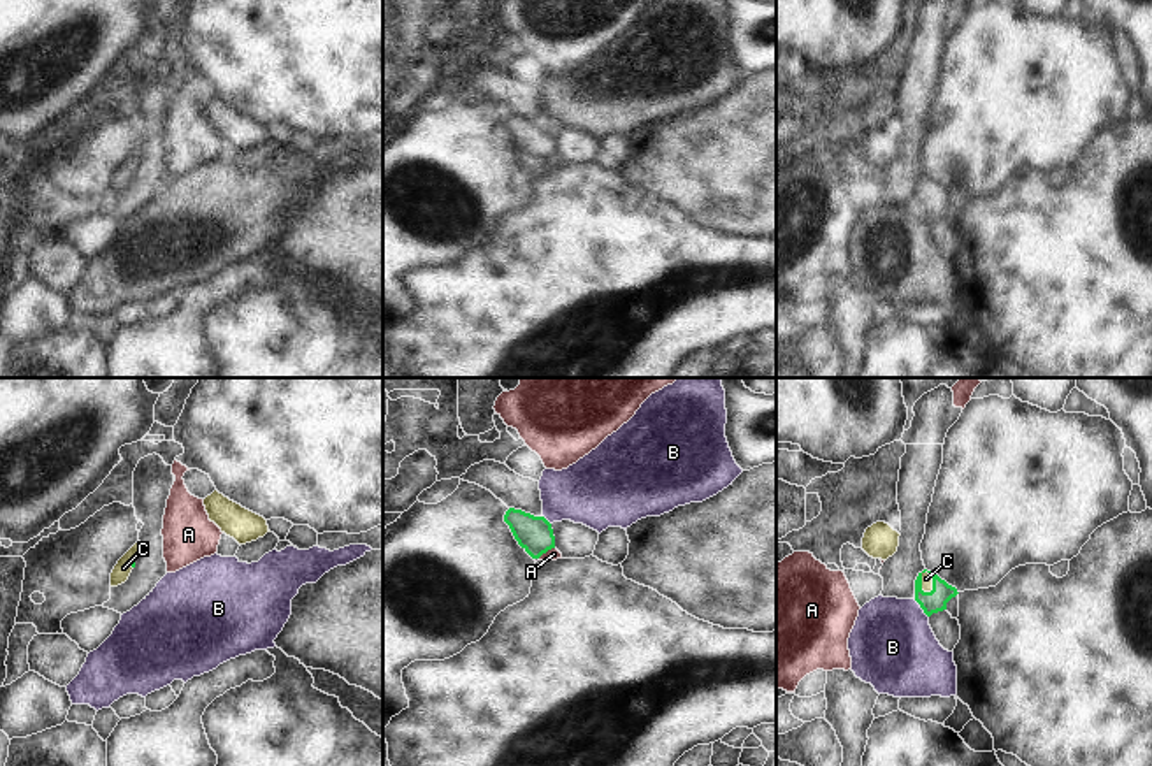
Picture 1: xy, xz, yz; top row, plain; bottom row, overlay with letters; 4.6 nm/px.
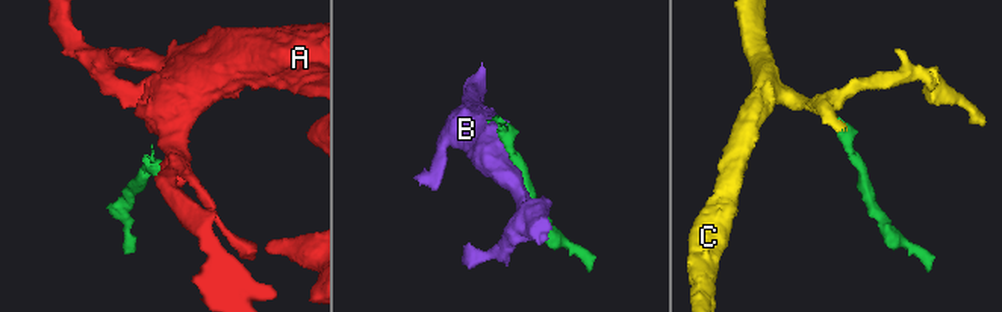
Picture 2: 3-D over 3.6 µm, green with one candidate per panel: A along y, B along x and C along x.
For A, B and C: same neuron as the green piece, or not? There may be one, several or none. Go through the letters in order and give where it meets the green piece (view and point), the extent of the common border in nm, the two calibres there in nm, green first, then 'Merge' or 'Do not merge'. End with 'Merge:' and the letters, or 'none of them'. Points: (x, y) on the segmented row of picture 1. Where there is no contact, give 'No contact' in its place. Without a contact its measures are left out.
A: Touches green at xz (545, 552). Shared border 90 nm. Thickness 160 nm (green) against 60 nm. Do not merge
B: Touches green at yz (921, 607). Shared border 110 nm. Thickness 100 nm (green) against 400 nm. Do not merge
C: Touches green at yz (933, 582). Shared border 110 nm. Thickness 100 nm (green) against 50 nm. Merge
Merge: C

